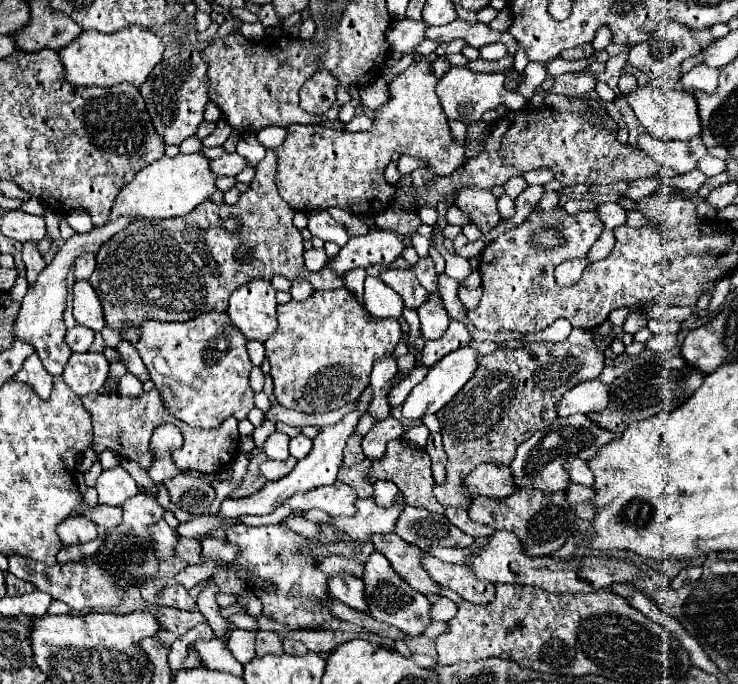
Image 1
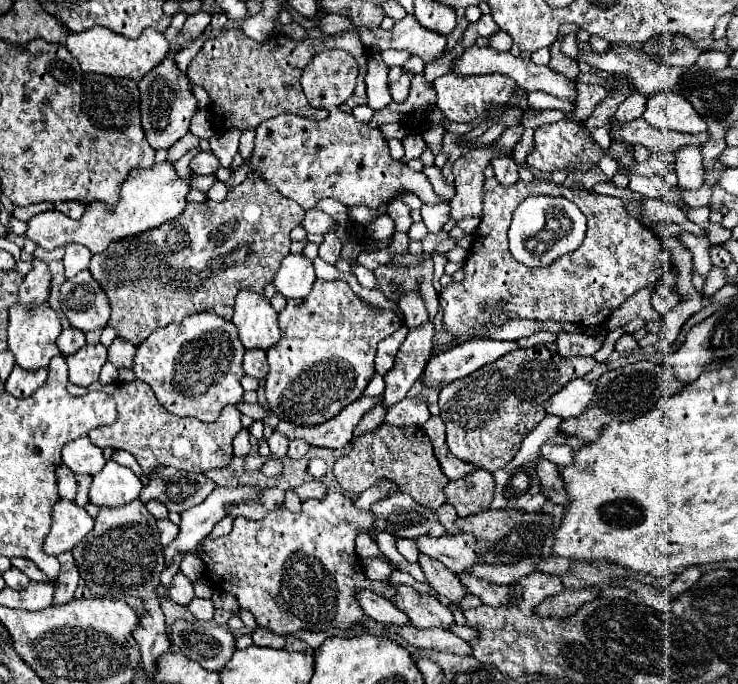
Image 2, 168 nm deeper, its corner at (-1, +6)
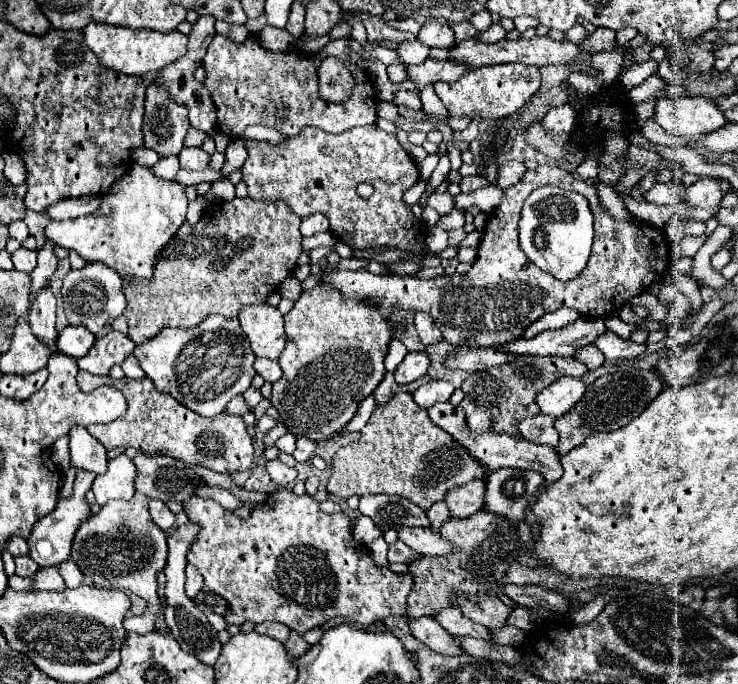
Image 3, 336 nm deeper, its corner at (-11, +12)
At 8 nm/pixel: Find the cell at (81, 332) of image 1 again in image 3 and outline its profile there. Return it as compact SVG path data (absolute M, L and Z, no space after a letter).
M66 326L60 332L56 344L58 344L58 350L62 354L82 358L94 342L96 342L96 338L88 328L84 328L84 326Z

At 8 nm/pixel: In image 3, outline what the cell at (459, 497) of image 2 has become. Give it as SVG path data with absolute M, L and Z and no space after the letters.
M470 480L448 492L446 502L454 518L466 518L484 508L484 480Z

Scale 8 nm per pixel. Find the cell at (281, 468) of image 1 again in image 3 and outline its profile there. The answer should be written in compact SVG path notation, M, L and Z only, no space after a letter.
M276 458L276 460L270 460L270 462L266 464L266 470L268 470L270 478L272 478L276 484L288 484L288 482L292 482L292 480L296 478L296 470L290 468L290 466L286 466L286 464L282 464L278 458Z

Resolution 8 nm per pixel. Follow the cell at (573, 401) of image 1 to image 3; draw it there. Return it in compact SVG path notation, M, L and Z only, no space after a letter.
M564 376L554 384L550 384L550 388L544 388L536 396L536 404L542 410L542 414L560 418L566 412L570 412L570 408L574 408L574 404L584 396L584 392L586 384L582 382L582 378Z

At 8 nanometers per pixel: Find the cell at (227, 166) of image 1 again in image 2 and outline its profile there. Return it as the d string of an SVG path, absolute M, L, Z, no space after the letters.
M198 152L190 160L190 170L194 174L214 174L218 168L220 168L218 158L212 152Z

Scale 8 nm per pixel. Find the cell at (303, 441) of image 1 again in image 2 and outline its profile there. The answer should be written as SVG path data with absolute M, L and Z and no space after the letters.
M292 440L290 442L290 448L288 448L288 458L292 458L292 460L298 460L298 458L302 458L306 452L308 452L308 444L306 442L302 442L302 440Z

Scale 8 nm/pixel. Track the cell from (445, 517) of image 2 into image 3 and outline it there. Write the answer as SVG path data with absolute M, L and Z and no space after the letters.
M440 502L440 504L434 504L432 508L426 510L430 522L432 522L432 530L438 530L442 528L442 524L450 518L450 512L448 512L448 504L446 502Z

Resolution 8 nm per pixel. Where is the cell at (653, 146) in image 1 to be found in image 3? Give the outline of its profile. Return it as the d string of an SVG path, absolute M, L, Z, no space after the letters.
M702 176L698 178L698 182L686 188L684 202L690 204L692 208L712 208L718 206L720 200L722 200L722 188L718 178Z

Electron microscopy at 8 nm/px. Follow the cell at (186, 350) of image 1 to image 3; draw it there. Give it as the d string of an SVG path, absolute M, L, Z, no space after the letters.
M208 316L196 328L164 328L152 340L136 346L134 356L160 392L168 392L180 404L206 418L224 412L226 404L242 394L256 376L252 368L256 356L238 318Z

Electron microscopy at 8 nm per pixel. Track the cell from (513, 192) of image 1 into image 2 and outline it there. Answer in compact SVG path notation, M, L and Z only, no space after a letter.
M500 156L500 158L492 158L492 166L496 170L496 180L504 186L512 186L518 182L518 166L512 158Z

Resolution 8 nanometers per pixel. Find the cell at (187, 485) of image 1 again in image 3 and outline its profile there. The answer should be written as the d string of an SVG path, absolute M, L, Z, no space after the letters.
M138 454L134 464L138 468L136 490L148 498L158 498L162 502L186 502L192 494L206 486L206 480L200 478L194 468L170 456Z

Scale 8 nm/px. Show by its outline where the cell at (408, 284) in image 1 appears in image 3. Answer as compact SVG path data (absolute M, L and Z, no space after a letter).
M416 312L414 326L416 326L416 332L418 332L424 346L430 346L430 344L442 340L442 334L436 328L436 324L432 324L432 318L428 316L428 312Z

